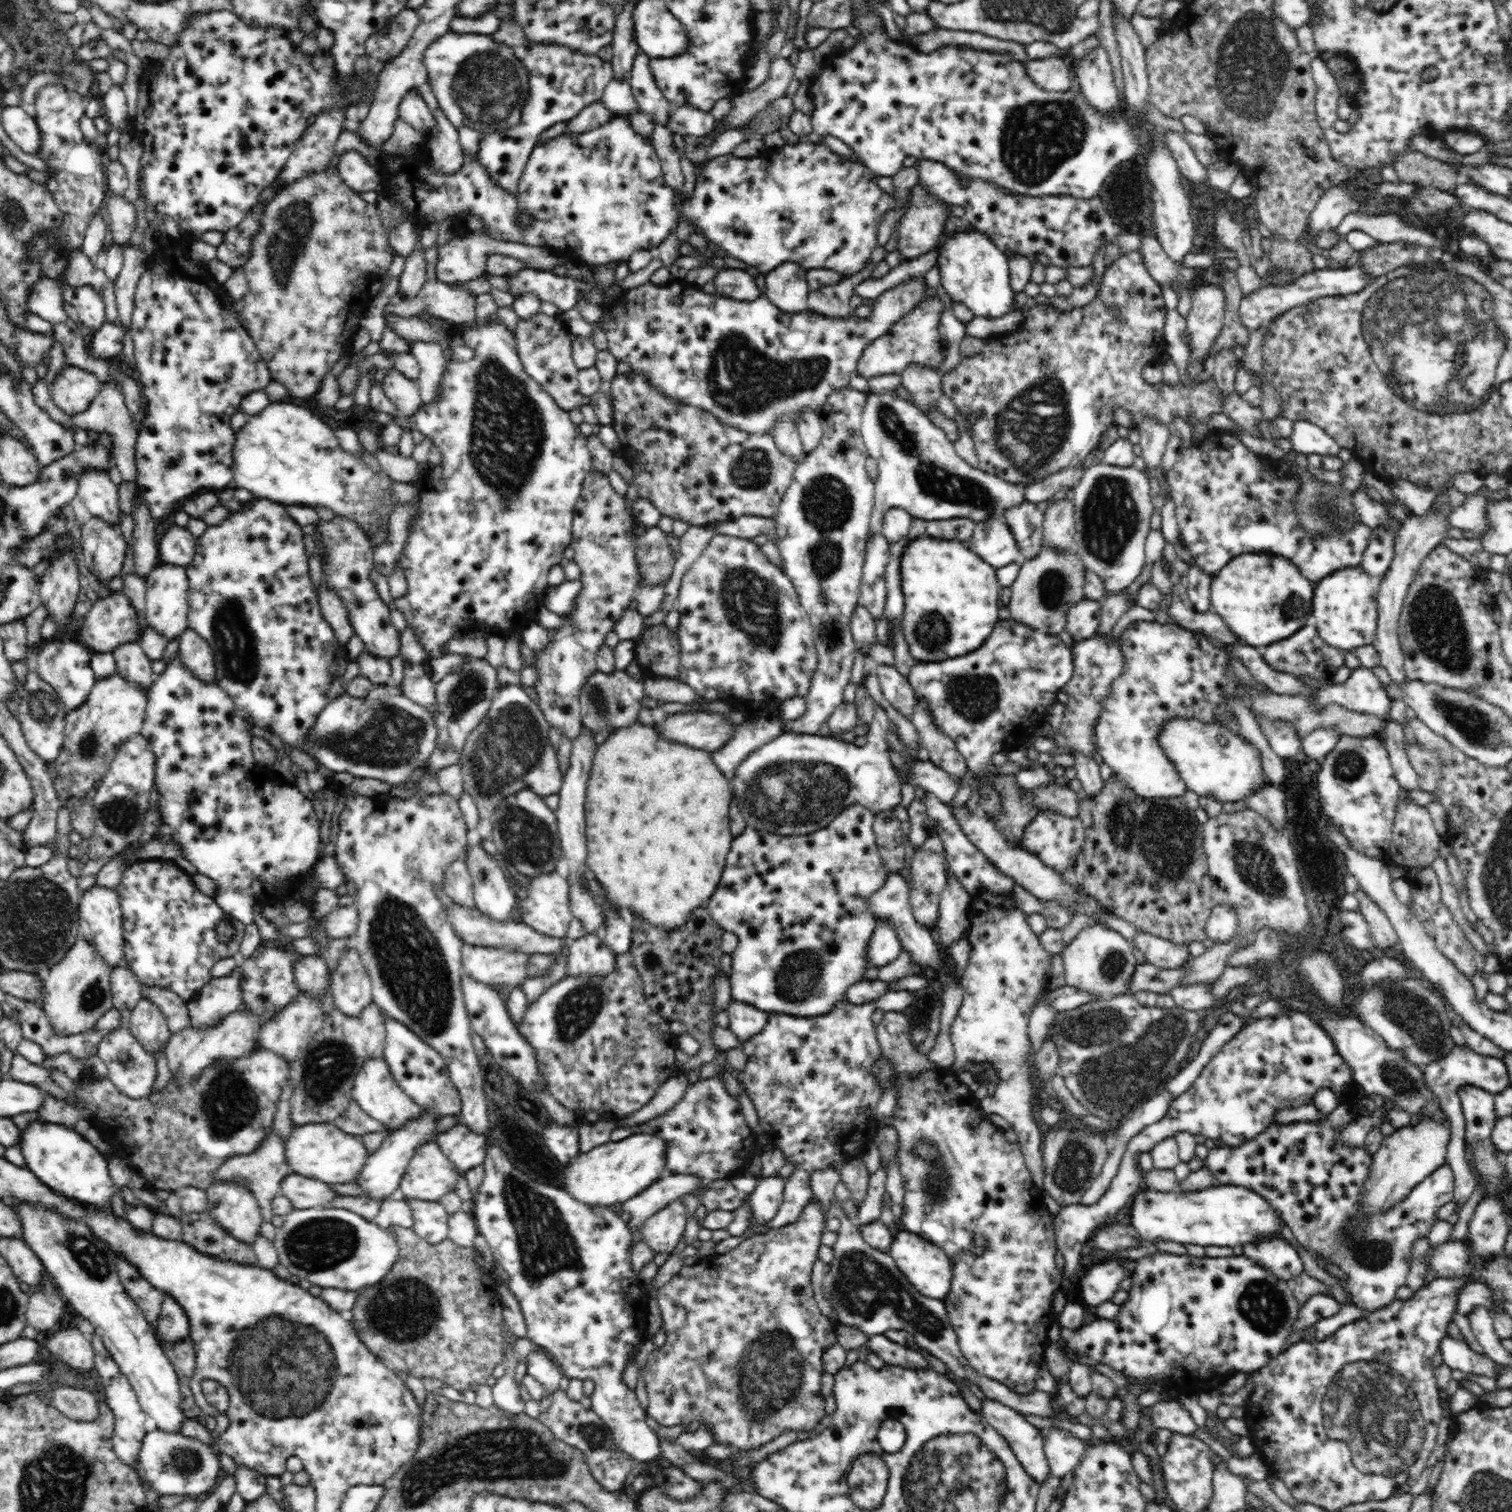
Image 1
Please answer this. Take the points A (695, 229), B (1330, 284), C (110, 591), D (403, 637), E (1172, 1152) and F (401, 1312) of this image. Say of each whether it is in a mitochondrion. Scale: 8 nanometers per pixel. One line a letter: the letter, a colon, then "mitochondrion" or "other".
A: other
B: other
C: other
D: other
E: other
F: mitochondrion

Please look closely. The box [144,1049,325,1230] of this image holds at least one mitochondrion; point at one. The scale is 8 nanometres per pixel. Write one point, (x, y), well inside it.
(230, 1105)

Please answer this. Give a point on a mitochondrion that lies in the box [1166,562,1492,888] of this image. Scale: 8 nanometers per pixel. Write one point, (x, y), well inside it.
(1437, 622)

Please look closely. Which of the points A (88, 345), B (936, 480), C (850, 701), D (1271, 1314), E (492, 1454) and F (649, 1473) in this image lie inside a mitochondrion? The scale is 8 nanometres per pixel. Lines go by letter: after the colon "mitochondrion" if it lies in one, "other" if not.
A: other
B: mitochondrion
C: other
D: mitochondrion
E: mitochondrion
F: other

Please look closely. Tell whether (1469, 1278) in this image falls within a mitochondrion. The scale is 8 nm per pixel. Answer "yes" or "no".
no

